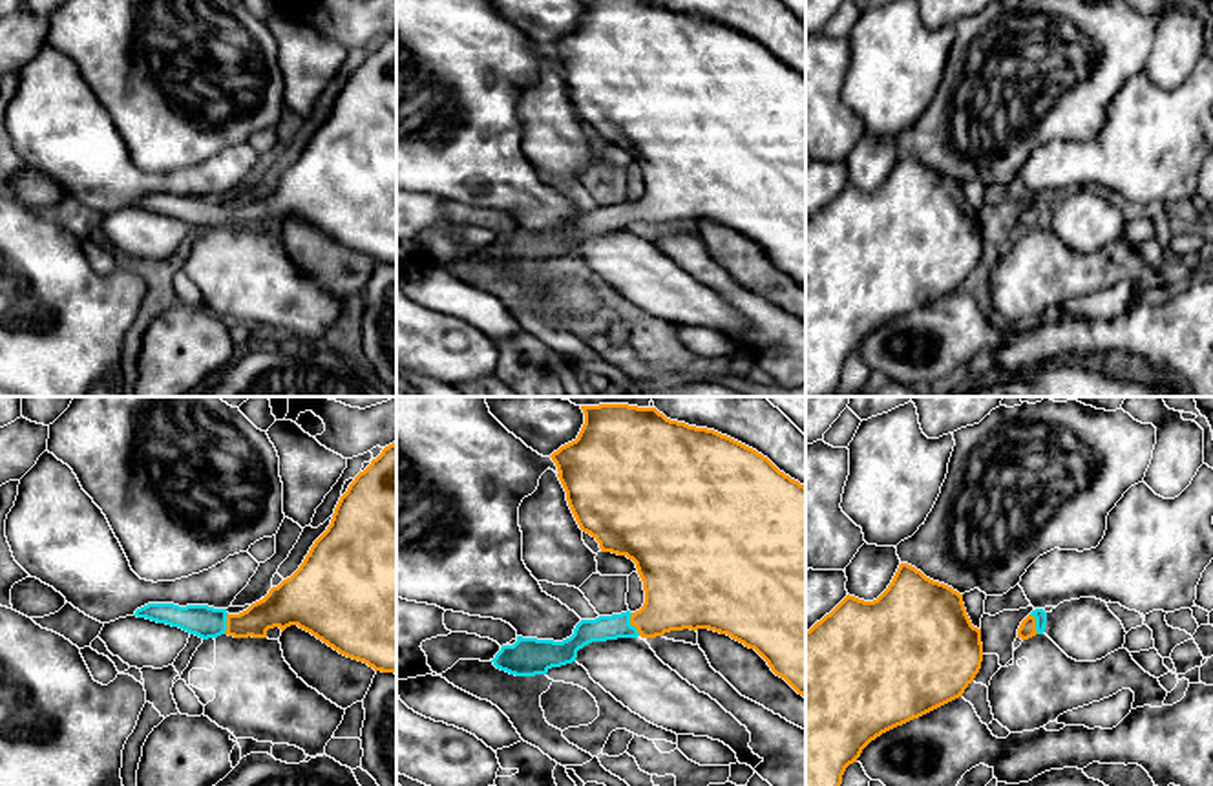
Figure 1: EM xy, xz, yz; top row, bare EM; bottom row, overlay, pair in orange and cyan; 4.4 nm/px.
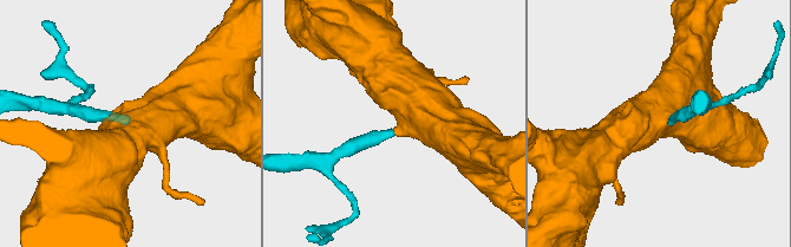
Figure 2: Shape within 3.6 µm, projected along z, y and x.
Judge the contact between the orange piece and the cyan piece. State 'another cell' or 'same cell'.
same cell

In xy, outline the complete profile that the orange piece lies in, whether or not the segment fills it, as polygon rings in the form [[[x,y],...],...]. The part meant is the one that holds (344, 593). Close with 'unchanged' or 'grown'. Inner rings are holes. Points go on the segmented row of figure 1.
[[[396,441],[354,477],[300,568],[263,600],[239,614],[208,605],[148,603],[133,616],[179,627],[203,640],[221,634],[267,638],[269,629],[280,627],[283,632],[298,625],[340,654],[396,674]]] | grown

